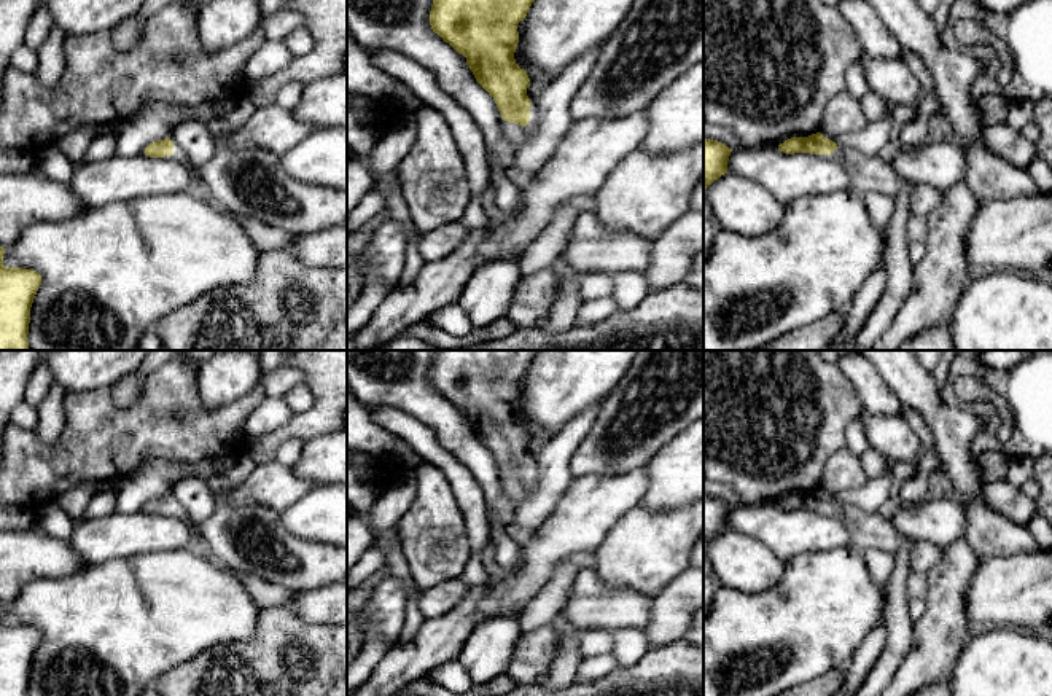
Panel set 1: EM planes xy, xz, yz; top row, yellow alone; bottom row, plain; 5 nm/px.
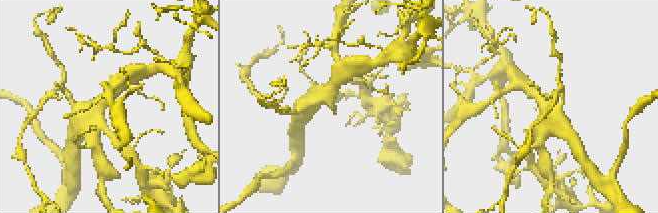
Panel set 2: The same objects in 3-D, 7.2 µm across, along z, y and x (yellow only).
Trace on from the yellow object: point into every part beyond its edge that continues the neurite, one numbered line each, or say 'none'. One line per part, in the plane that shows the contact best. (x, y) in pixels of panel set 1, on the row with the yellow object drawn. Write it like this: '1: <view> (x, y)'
1: xz (516, 136)

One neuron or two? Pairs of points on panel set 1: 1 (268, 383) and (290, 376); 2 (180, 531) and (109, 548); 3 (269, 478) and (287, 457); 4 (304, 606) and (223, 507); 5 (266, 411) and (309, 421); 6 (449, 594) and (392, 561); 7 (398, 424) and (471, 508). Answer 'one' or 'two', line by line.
1: one
2: one
3: two
4: two
5: two
6: two
7: one

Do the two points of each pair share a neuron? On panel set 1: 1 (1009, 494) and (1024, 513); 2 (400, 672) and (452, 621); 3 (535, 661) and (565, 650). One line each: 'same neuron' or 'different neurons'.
1: same neuron
2: same neuron
3: different neurons

